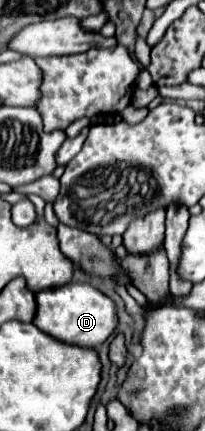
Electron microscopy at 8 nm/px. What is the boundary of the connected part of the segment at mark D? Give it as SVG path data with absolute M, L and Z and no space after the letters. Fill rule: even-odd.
M69 282L59 288L47 288L37 294L37 316L35 326L41 328L45 334L63 340L67 344L97 348L103 344L117 328L117 306L111 298L103 292L93 288L87 282Z

